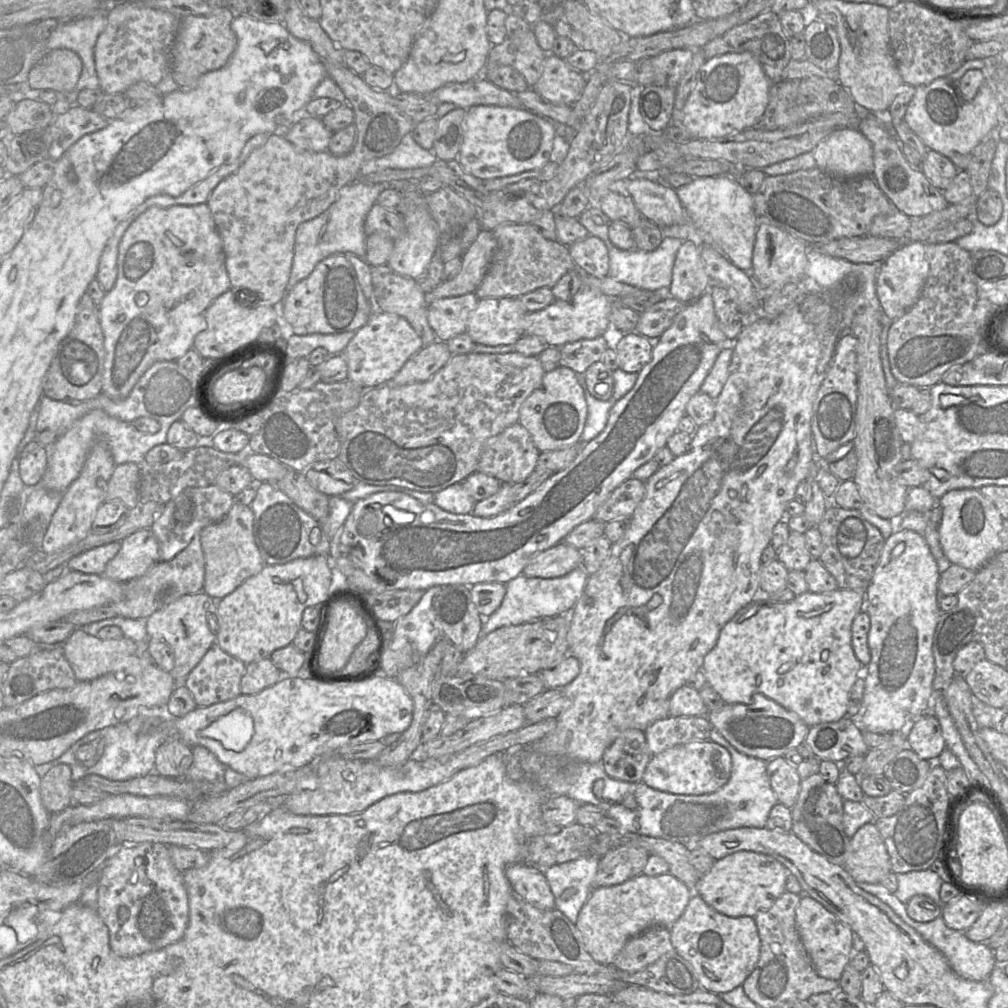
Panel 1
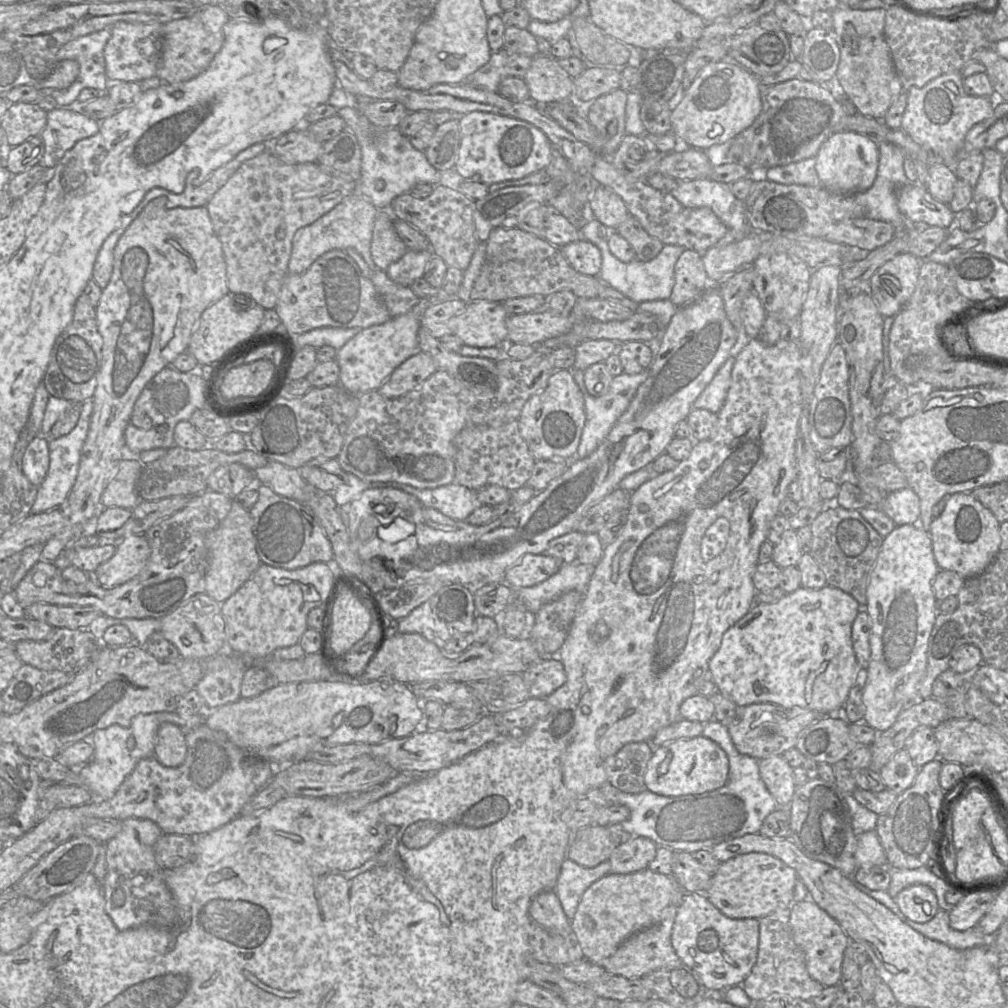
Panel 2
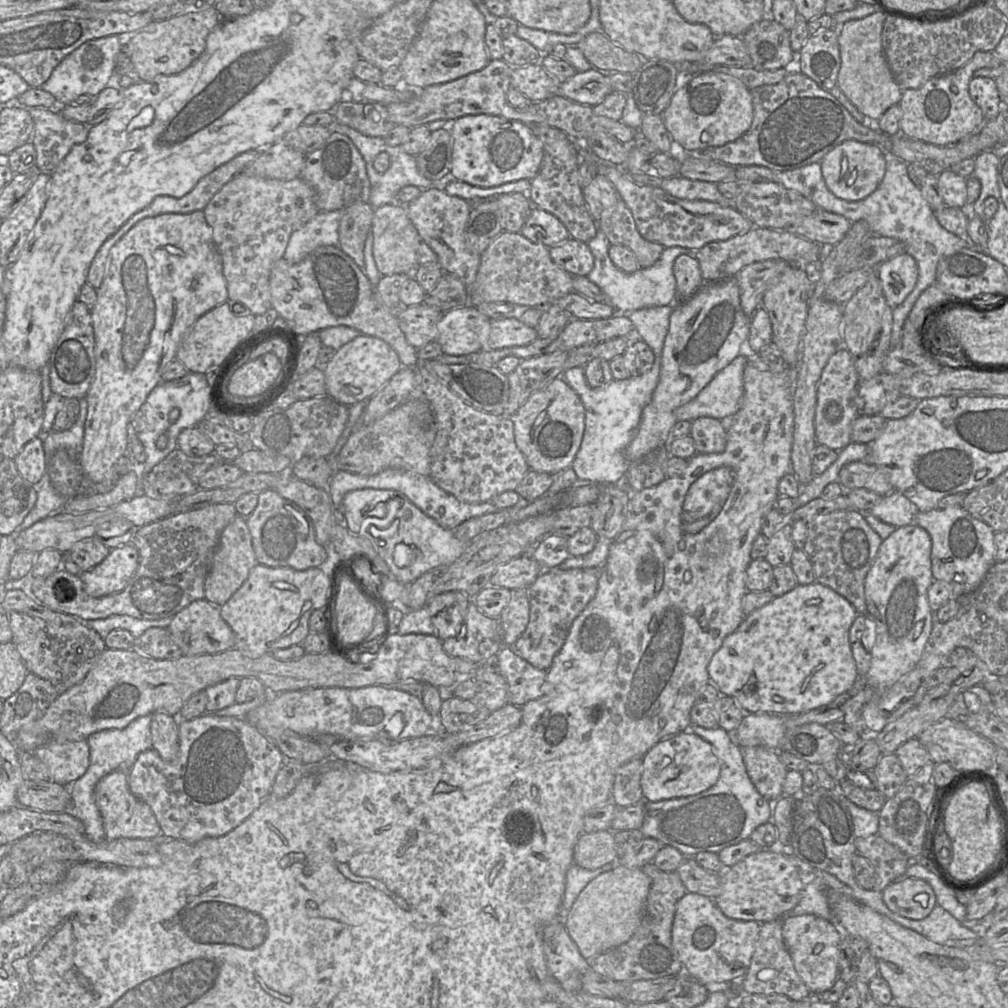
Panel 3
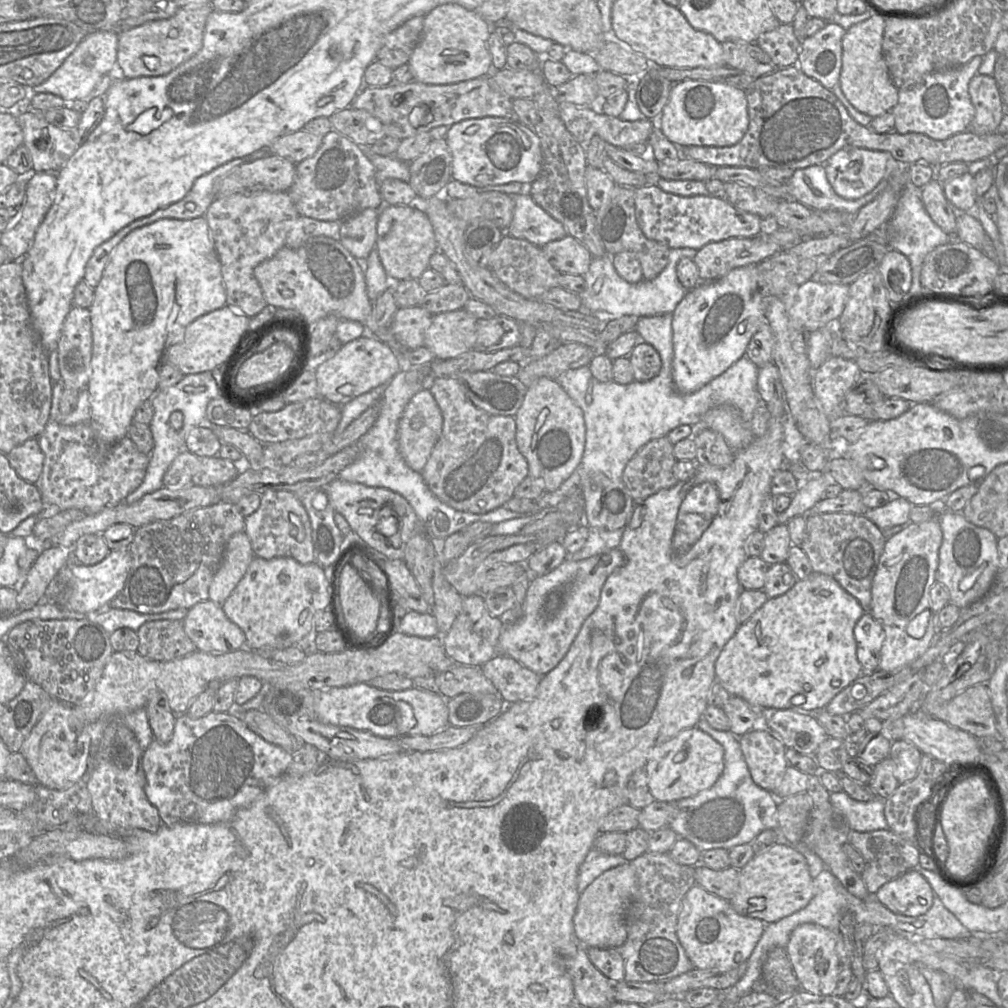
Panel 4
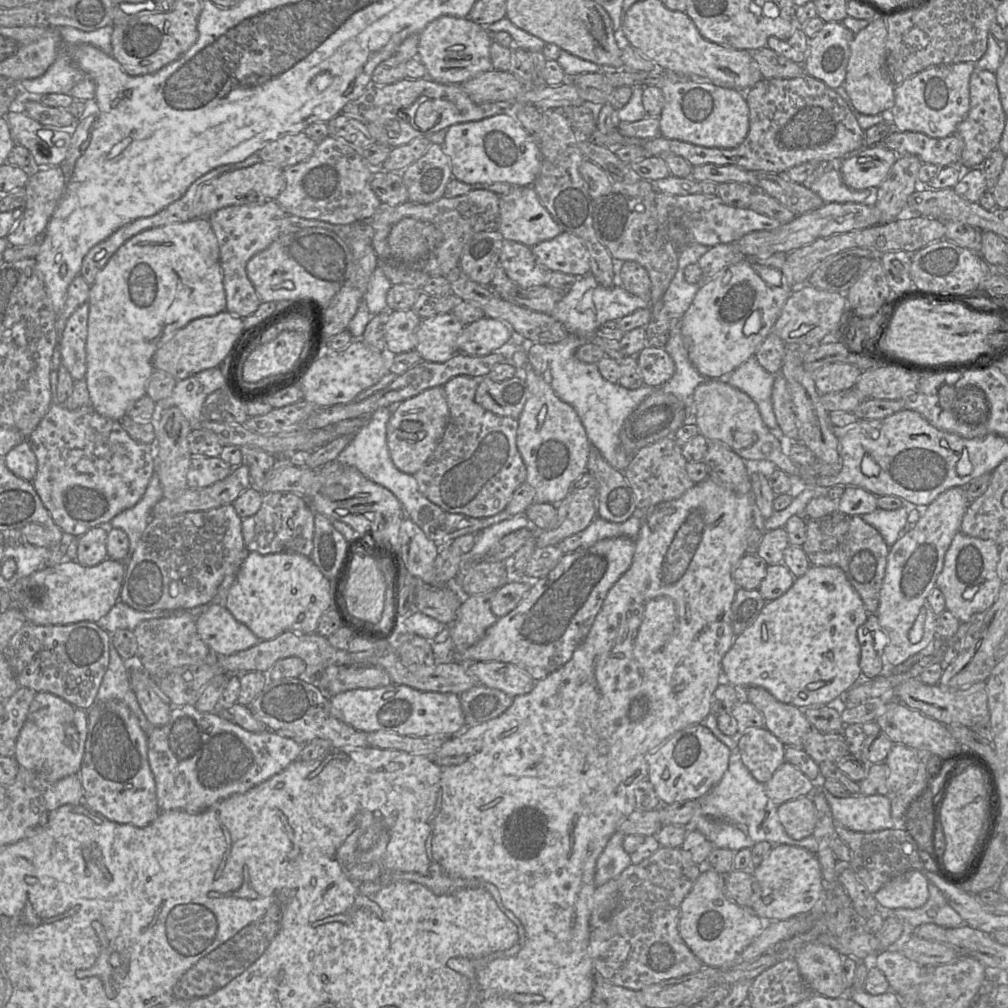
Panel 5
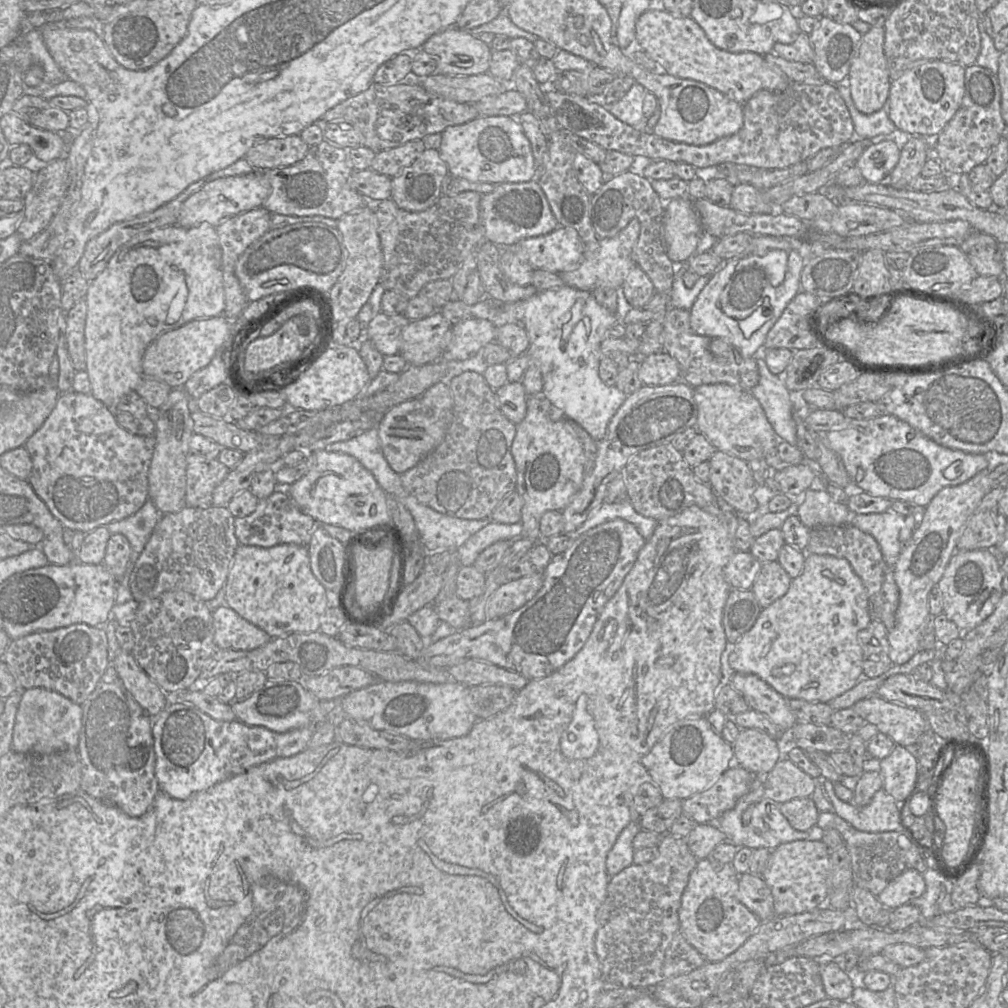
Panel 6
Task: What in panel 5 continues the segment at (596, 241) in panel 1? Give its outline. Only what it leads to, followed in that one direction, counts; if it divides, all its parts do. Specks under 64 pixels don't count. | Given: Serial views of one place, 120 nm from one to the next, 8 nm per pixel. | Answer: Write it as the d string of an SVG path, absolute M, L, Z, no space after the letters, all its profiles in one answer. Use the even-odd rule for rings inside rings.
M563 231L553 239L543 241L532 248L540 263L550 271L583 277L590 272L590 254L584 242Z

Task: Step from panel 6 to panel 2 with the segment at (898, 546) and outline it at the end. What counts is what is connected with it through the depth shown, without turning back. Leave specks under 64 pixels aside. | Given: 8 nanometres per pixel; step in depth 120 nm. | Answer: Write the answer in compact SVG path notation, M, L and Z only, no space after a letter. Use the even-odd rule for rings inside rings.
M906 487L886 494L880 509L896 526L913 524L920 517L920 499L910 487Z

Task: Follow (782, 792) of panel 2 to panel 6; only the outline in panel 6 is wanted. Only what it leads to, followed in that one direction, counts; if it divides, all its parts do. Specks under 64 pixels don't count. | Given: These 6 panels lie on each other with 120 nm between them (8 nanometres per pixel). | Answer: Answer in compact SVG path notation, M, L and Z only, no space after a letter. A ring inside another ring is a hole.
M754 728L740 729L733 751L735 762L756 777L764 777L785 754L781 742Z

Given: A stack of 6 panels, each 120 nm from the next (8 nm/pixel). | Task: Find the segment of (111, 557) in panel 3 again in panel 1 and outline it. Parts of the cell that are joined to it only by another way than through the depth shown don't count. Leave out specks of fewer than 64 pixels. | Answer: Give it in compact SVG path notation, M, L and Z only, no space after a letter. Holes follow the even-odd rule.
M150 528L132 533L121 541L121 548L111 559L103 575L117 582L143 576L159 559L158 541Z

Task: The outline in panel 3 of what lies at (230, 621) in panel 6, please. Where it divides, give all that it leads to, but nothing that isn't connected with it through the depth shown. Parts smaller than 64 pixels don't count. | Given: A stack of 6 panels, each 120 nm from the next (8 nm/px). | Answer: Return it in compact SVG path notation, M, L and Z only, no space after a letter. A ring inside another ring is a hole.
M204 598L190 603L172 617L167 629L183 655L215 654L234 647L234 633L221 617L220 607Z

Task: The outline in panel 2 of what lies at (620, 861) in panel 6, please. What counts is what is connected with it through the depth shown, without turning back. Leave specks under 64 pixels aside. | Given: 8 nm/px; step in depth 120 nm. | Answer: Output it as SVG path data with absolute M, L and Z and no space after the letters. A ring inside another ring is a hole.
M571 859L563 861L556 885L553 889L557 895L563 911L571 921L584 892L597 880L610 873L609 860L593 868L583 867Z

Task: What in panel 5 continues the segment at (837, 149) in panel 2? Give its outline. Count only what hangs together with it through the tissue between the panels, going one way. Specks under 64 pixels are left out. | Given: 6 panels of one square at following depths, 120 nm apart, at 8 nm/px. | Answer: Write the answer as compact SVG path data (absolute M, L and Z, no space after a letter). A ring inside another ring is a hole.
M880 144L863 147L839 162L843 182L853 190L878 187L886 178L898 155Z

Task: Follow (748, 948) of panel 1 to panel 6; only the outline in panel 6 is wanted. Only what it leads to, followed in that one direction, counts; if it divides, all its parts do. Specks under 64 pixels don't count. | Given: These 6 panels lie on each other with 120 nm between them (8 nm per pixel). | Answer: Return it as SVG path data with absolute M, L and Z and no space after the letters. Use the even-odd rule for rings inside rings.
M698 860L691 872L679 909L681 932L707 962L719 962L737 951L762 921L737 899L740 875L730 864Z

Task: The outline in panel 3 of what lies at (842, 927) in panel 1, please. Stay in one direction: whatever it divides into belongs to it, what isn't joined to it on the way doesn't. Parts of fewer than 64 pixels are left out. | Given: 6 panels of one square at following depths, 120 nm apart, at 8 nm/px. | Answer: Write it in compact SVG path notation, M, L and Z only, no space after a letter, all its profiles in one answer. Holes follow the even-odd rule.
M813 914L787 916L783 920L783 938L795 969L812 995L831 989L839 978L839 949L843 931L832 921Z

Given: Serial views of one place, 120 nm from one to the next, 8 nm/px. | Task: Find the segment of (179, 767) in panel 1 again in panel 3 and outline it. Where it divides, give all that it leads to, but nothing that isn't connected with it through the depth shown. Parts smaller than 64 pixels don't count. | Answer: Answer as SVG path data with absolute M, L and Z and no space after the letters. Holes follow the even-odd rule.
M164 712L150 714L152 748L164 761L173 760L179 752L178 725L172 715Z

